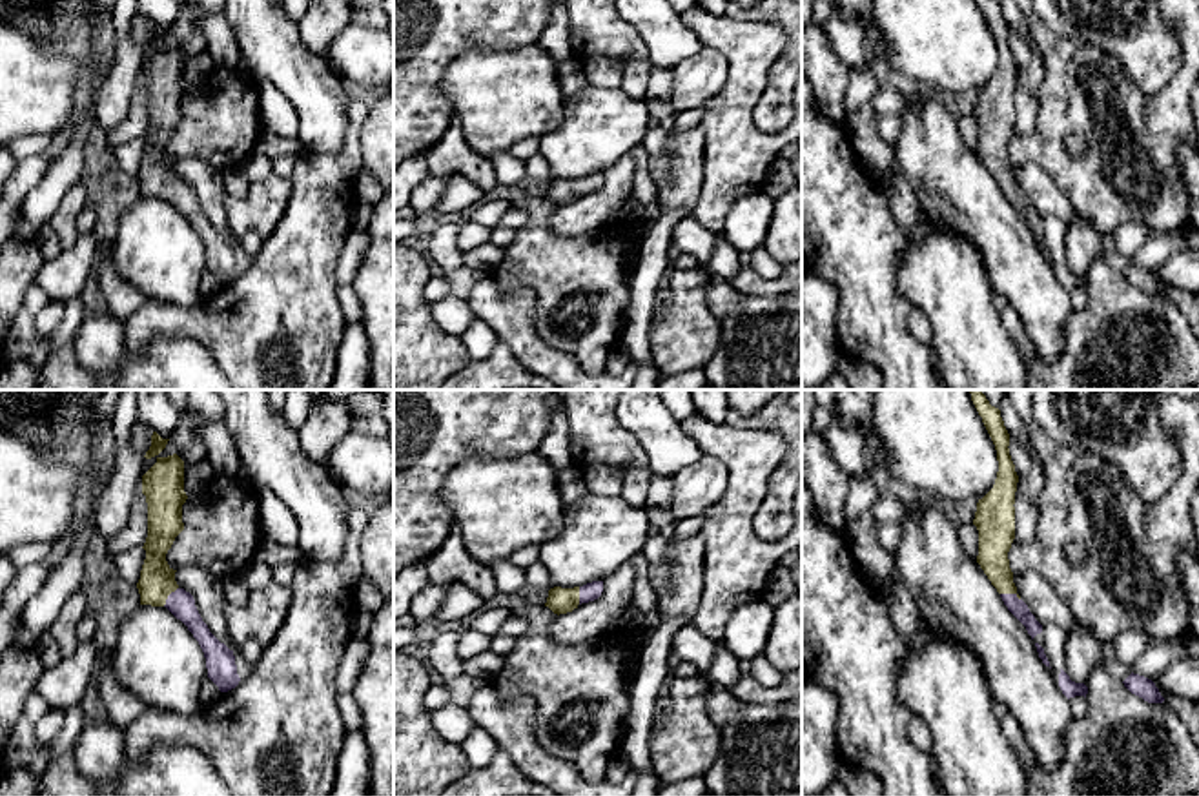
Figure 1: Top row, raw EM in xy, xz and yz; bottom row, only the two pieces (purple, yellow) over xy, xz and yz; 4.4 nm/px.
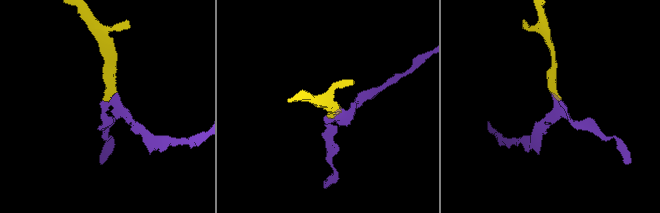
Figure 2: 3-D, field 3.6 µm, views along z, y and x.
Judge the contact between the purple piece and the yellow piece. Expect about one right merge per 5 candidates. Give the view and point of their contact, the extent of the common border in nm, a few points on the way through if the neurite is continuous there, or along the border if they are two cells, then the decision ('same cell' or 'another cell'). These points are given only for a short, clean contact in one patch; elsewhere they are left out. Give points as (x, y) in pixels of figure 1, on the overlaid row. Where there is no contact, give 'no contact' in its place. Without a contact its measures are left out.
yz (1010, 594) | 90 nm | across yz (1017, 607), (1010, 594), (995, 565), (995, 540) | same cell

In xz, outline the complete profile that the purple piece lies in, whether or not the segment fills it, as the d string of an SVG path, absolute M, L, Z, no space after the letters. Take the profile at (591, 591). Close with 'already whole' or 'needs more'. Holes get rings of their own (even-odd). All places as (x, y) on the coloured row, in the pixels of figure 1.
M592 581L574 588L554 587L548 590L545 607L548 607L558 616L567 614L578 608L581 603L598 599L601 592L603 581Z; needs more

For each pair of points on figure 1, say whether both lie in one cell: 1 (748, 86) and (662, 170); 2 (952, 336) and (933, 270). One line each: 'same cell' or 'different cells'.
1: different cells
2: same cell

